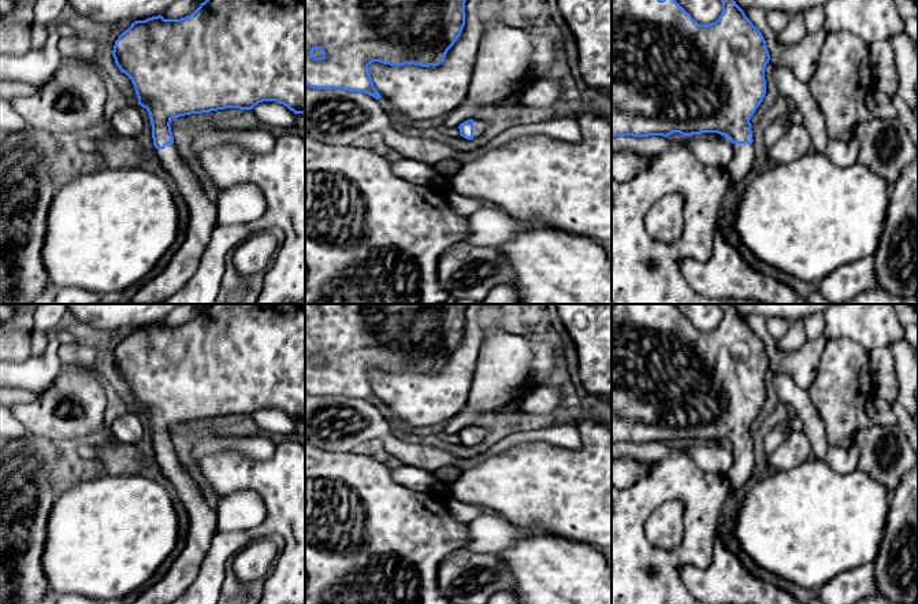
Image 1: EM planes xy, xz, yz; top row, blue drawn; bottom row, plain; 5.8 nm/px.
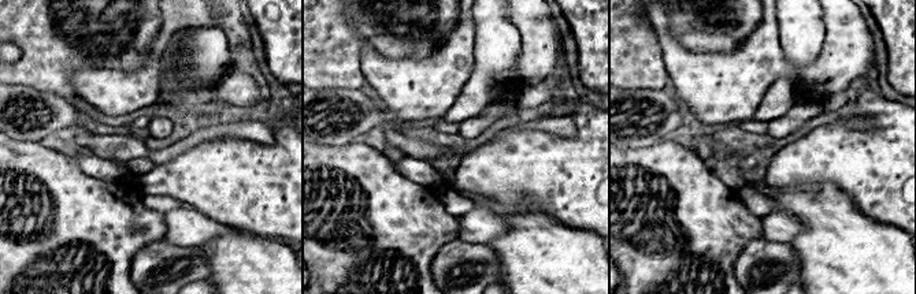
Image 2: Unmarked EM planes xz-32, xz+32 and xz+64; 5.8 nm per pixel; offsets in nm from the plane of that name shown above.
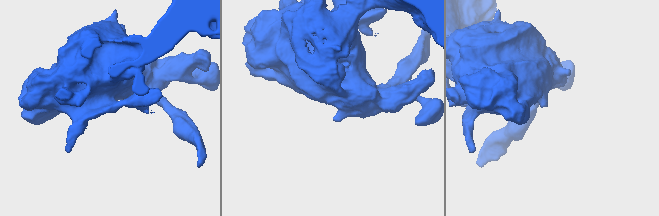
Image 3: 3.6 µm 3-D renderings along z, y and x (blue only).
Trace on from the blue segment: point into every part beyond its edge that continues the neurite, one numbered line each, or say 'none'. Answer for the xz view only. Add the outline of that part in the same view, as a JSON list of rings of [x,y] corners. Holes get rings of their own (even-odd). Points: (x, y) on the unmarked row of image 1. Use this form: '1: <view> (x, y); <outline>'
1: xz (479, 430); [[[482,423],[473,425],[473,445],[477,445],[483,441],[487,434],[487,427]]]

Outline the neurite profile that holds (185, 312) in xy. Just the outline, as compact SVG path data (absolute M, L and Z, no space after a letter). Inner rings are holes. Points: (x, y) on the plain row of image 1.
M181 304L172 312L170 312L161 323L164 326L181 326L193 320L198 314L200 308L197 304Z

